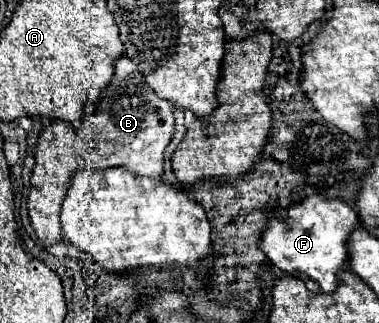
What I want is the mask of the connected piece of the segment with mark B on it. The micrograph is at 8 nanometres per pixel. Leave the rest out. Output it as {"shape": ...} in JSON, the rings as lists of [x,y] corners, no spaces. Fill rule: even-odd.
{"shape":[[[121,56],[115,64],[115,74],[105,88],[105,92],[97,98],[87,102],[85,108],[85,120],[83,126],[73,130],[69,122],[63,120],[51,120],[43,126],[39,132],[39,140],[35,146],[35,166],[31,174],[31,192],[27,198],[27,208],[29,208],[29,218],[33,224],[33,230],[37,232],[39,240],[49,246],[55,244],[61,238],[61,226],[59,226],[59,214],[61,214],[61,204],[69,188],[69,178],[71,174],[81,168],[81,166],[97,166],[97,168],[111,168],[111,166],[125,166],[133,174],[139,176],[149,176],[149,178],[161,178],[163,174],[163,150],[173,138],[175,130],[175,118],[173,118],[173,108],[167,100],[161,100],[145,82],[143,74],[137,72],[137,64],[129,60],[127,56]]]}

